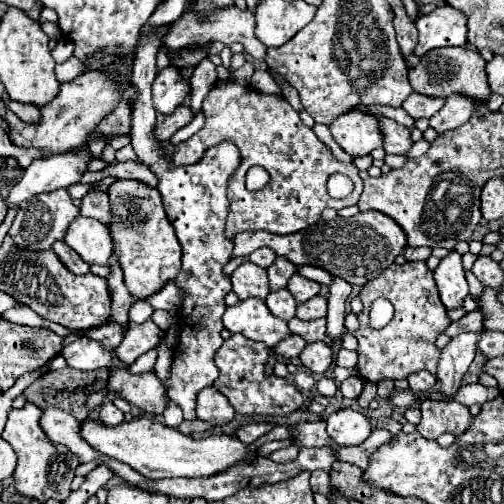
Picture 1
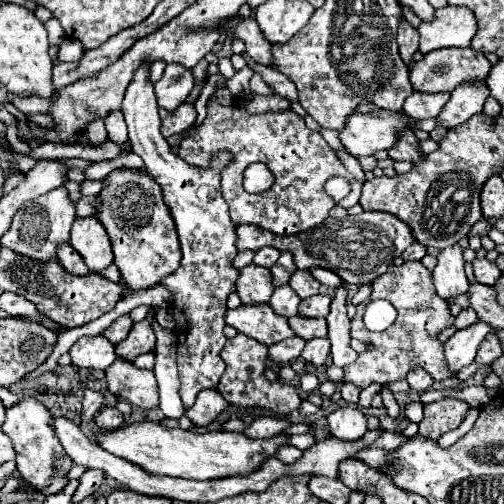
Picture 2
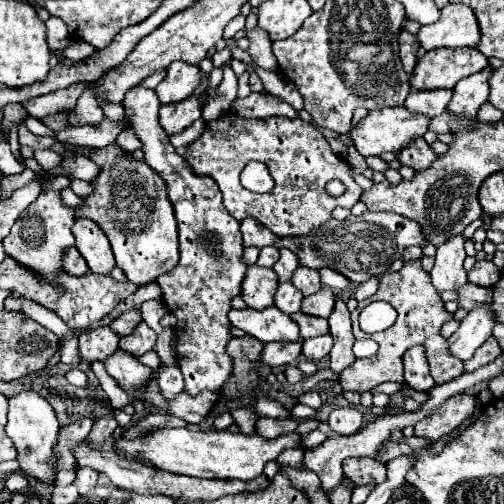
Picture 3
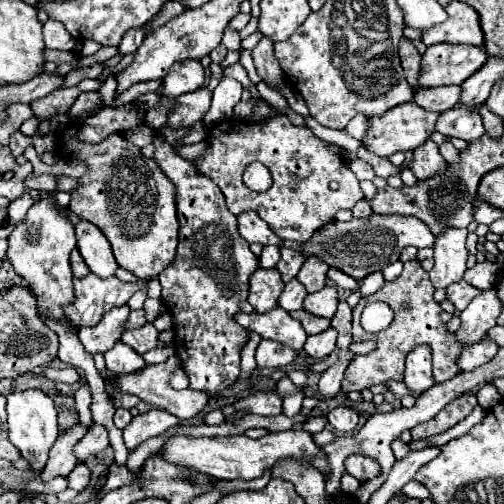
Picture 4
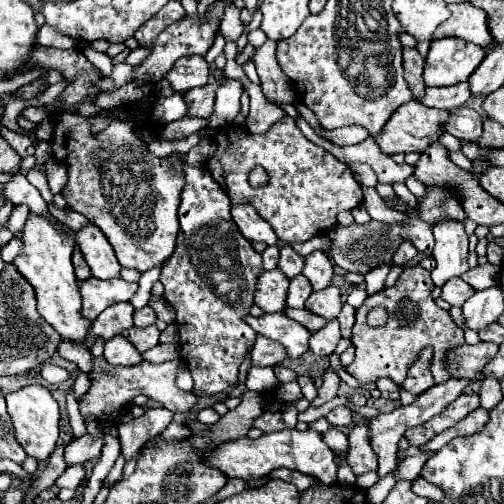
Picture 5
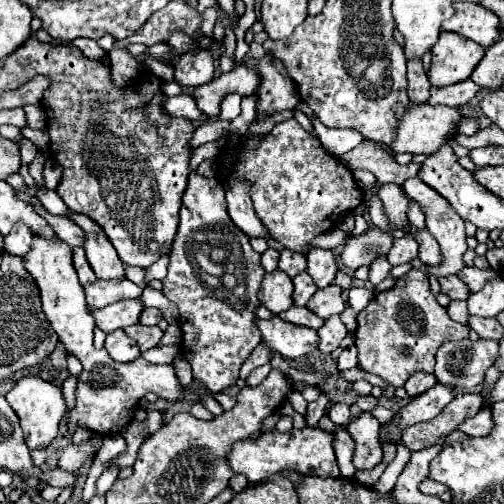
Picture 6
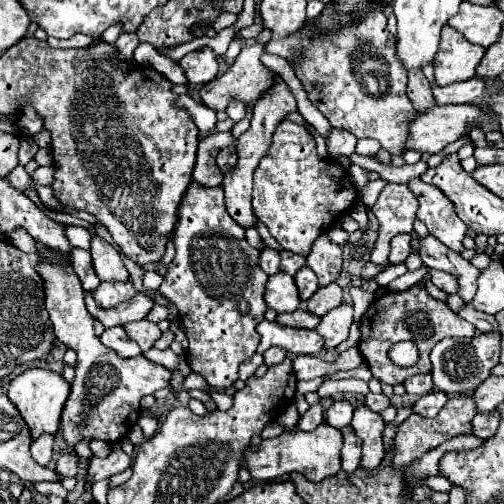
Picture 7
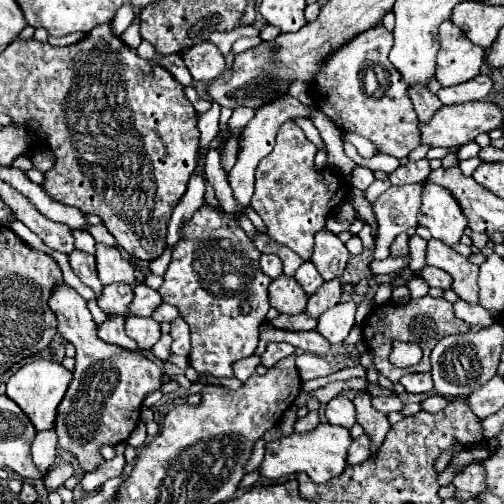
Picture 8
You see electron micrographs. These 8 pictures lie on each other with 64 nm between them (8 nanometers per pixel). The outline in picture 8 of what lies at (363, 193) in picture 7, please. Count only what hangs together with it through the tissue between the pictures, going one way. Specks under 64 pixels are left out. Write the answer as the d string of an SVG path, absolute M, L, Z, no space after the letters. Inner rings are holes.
M376 180L364 194L366 194L366 198L370 200L370 202L376 202L376 198L384 192L384 190L388 190L392 184L386 180L386 182L382 182L382 180Z

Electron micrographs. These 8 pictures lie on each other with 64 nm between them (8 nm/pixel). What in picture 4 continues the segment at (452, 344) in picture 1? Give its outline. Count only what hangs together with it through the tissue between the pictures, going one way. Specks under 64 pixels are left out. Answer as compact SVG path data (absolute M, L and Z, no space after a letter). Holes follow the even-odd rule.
M486 290L480 292L462 312L460 312L460 320L462 320L462 328L456 332L458 340L466 346L476 344L482 340L482 336L496 326L496 318L500 316L502 310L502 302L498 298L498 292Z

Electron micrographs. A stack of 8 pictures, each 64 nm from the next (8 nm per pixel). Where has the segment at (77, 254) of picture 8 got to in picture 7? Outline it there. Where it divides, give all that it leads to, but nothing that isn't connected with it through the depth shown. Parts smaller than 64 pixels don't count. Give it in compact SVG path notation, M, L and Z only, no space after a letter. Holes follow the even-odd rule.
M74 248L70 252L70 264L72 264L76 276L80 278L84 290L94 290L94 288L100 286L100 280L96 276L94 268L92 268L92 258L90 258L90 252L88 250Z

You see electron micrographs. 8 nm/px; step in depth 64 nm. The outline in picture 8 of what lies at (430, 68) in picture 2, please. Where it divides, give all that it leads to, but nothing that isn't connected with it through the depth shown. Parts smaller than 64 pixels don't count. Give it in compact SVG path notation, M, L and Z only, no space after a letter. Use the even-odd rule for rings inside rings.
M444 20L438 28L440 50L438 50L438 82L440 86L456 86L472 80L480 74L480 66L484 62L484 48L472 44L464 32L452 24L452 20Z

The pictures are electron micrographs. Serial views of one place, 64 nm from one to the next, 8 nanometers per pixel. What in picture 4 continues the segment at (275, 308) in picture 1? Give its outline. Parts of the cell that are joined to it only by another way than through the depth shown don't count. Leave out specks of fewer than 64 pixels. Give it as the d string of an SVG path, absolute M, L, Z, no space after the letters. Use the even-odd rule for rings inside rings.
M294 278L294 280L290 280L290 282L284 286L284 292L280 294L278 304L280 304L280 308L284 308L284 310L288 310L288 312L300 310L306 294L308 294L308 292L306 292L304 284L302 284L298 278Z

